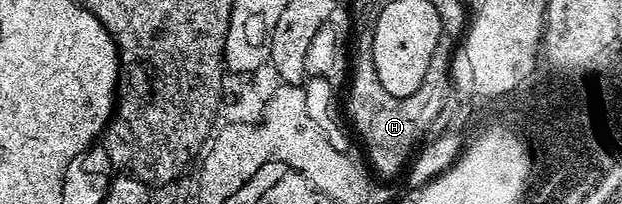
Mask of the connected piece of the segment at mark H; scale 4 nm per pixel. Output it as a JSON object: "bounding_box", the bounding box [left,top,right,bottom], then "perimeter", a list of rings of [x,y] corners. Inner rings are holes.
{"bounding_box":[345,22,425,179],"perimeter":[[[370,22],[358,24],[357,30],[353,35],[353,62],[349,68],[349,84],[351,88],[347,91],[347,113],[345,115],[351,118],[351,123],[355,126],[355,131],[359,134],[359,139],[363,142],[363,147],[367,150],[367,155],[371,158],[371,163],[375,166],[375,171],[385,178],[391,179],[399,170],[408,166],[409,160],[416,154],[417,148],[424,142],[425,137],[419,133],[419,103],[411,96],[407,99],[393,97],[393,93],[388,93],[385,85],[381,85],[381,77],[377,77],[377,69],[373,65],[373,33],[374,26]]]}

